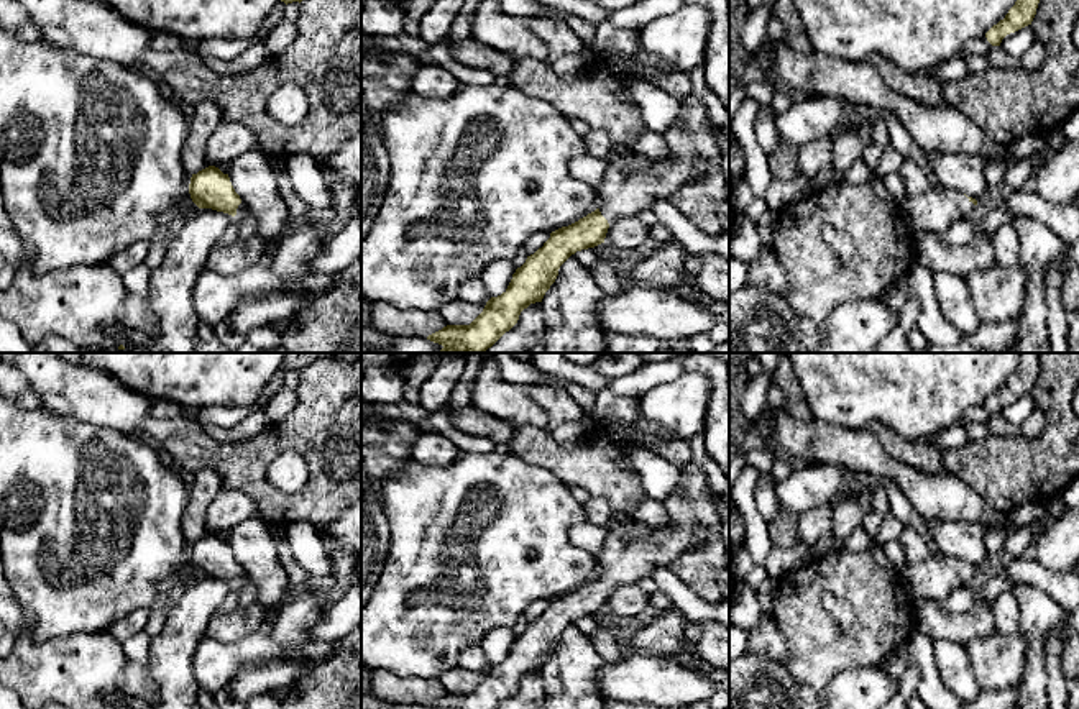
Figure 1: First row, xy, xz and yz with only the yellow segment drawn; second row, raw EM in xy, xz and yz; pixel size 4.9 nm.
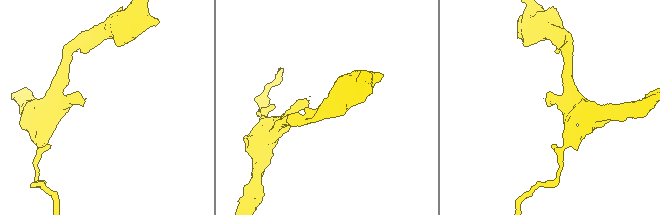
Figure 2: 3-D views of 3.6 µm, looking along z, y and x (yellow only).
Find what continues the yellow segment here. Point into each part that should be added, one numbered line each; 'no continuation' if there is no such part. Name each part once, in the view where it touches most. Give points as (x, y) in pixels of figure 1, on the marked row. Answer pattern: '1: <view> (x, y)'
1: xz (621, 194)

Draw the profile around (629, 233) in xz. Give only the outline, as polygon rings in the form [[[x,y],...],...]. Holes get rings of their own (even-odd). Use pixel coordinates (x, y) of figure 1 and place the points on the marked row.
[[[626,217],[613,222],[604,238],[606,245],[631,254],[634,254],[645,241],[649,241],[649,226],[637,217]]]

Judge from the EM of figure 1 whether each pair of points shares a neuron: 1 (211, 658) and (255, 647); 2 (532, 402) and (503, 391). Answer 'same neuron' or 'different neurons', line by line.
1: same neuron
2: same neuron

